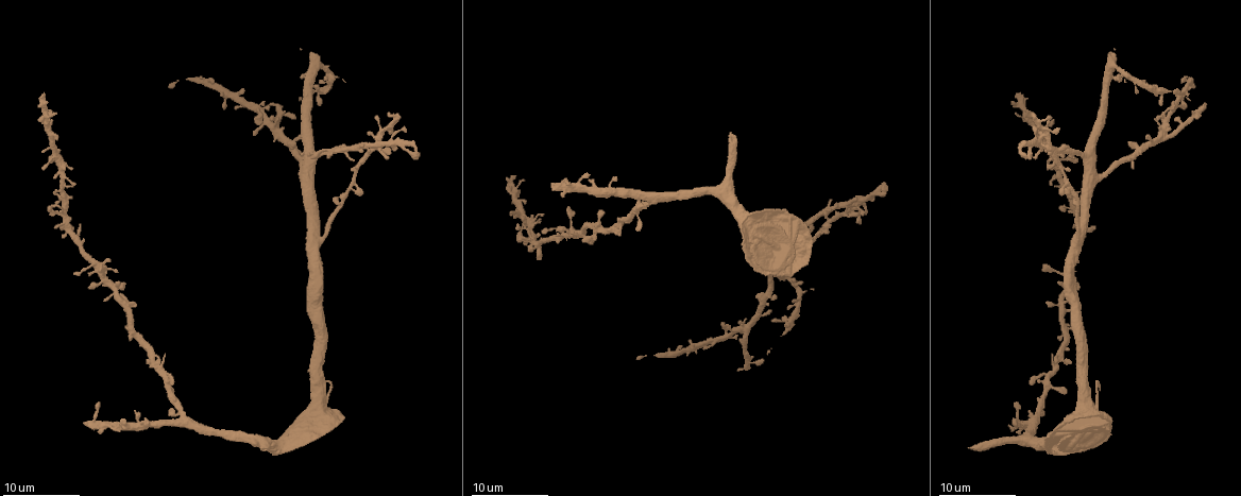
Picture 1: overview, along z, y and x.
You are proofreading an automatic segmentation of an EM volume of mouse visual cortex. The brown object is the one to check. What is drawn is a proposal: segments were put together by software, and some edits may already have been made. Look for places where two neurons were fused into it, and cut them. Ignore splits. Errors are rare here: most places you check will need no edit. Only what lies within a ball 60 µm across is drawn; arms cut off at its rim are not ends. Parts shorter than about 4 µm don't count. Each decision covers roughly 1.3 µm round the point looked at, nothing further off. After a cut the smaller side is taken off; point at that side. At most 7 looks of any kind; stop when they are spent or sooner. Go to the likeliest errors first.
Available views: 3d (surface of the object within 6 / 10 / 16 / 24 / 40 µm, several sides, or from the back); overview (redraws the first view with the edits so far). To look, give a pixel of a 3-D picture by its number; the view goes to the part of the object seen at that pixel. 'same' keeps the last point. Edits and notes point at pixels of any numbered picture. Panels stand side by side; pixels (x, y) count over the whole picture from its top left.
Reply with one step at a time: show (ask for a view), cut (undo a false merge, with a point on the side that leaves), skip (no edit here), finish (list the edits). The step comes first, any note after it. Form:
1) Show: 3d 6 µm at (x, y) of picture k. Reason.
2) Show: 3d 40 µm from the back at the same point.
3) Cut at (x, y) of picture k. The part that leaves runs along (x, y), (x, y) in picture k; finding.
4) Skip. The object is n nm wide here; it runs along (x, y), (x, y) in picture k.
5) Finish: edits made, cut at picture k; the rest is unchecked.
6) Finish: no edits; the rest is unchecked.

Show: 3d 6 µm at (844, 211) of picture 1. Small branch off a trunk.

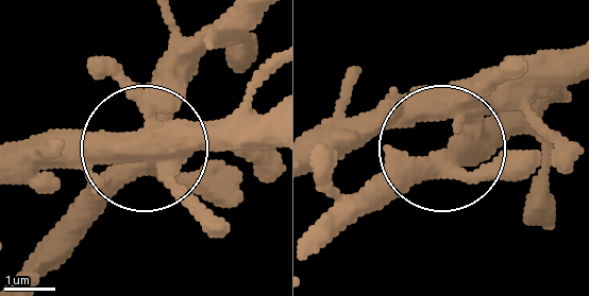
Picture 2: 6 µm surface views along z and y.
Skip. 4 arms meet here; continuous, no second neuron.

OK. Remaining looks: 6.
Show: 3d 16 µm at (648, 196) of picture 1.

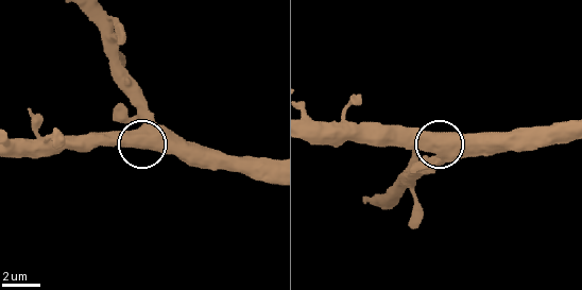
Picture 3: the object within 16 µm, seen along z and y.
Skip. It runs along (568, 138), (371, 142) in picture 3; one neuron here.

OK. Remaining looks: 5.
Show: 3d 6 µm at (1170, 127) of picture 1.

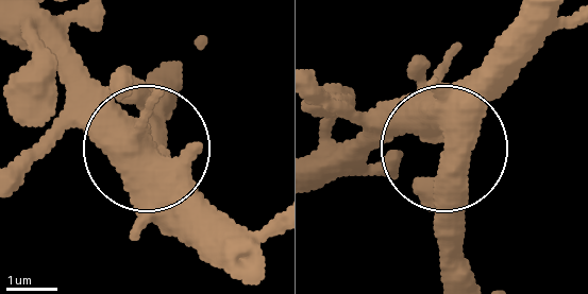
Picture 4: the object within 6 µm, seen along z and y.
Skip. All the same neuron.

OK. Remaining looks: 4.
Finish: no edits; the rest is unchecked.

